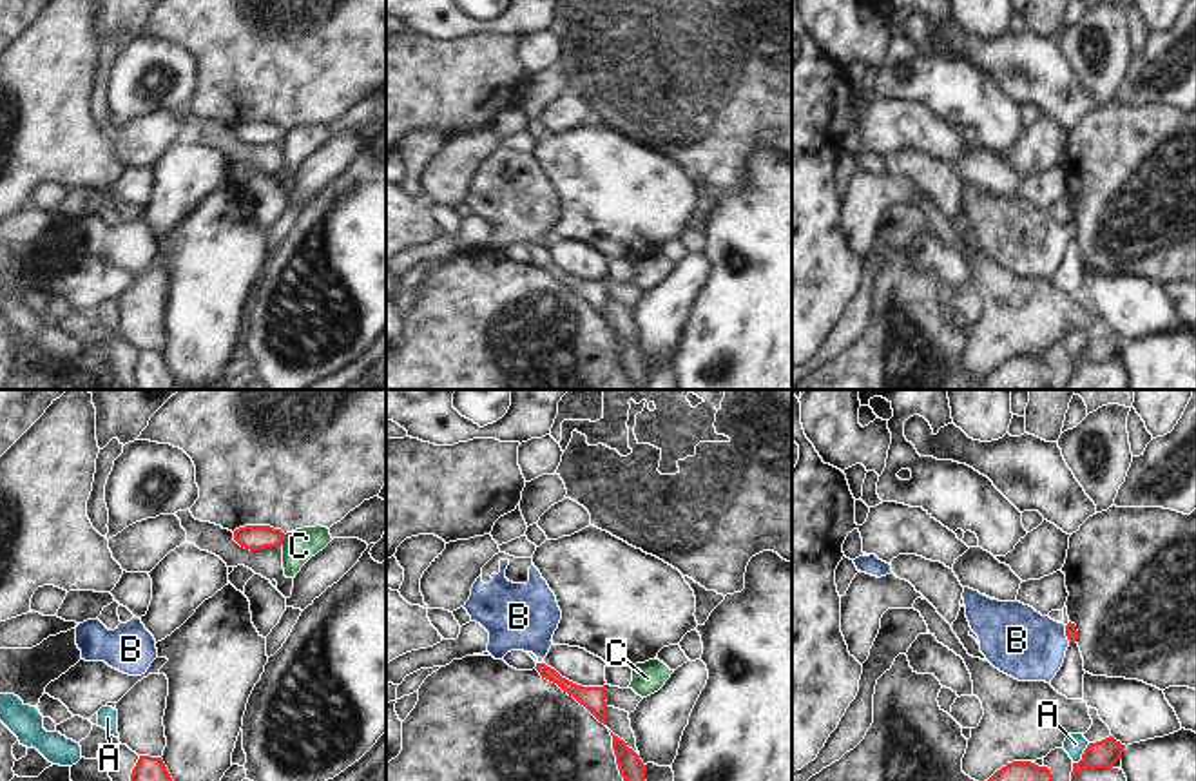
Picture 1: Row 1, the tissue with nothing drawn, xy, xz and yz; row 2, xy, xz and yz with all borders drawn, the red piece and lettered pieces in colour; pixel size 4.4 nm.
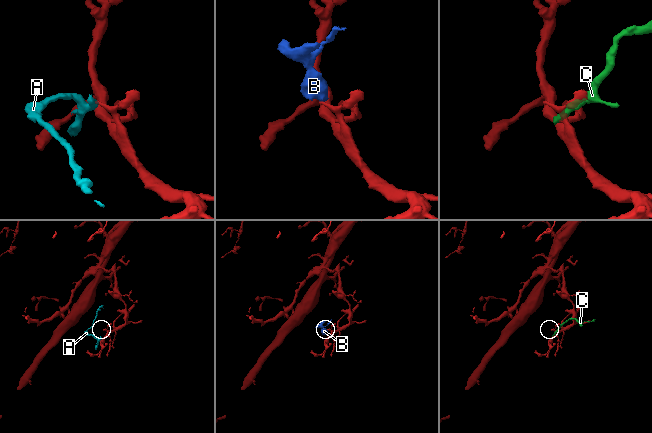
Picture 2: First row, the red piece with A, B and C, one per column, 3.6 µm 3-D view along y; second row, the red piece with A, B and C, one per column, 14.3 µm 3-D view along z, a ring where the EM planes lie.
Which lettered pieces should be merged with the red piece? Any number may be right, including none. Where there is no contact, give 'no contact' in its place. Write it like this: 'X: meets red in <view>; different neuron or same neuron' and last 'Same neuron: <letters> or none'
A: meets red in yz; different neuron
B: meets red in yz; same neuron
C: meets red in xy; different neuron
Same neuron: B

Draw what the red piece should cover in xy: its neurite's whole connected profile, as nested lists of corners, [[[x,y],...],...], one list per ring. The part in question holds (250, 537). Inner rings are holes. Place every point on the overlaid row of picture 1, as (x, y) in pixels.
[[[245,525],[234,531],[234,540],[250,551],[283,545],[285,533],[270,525]]]

